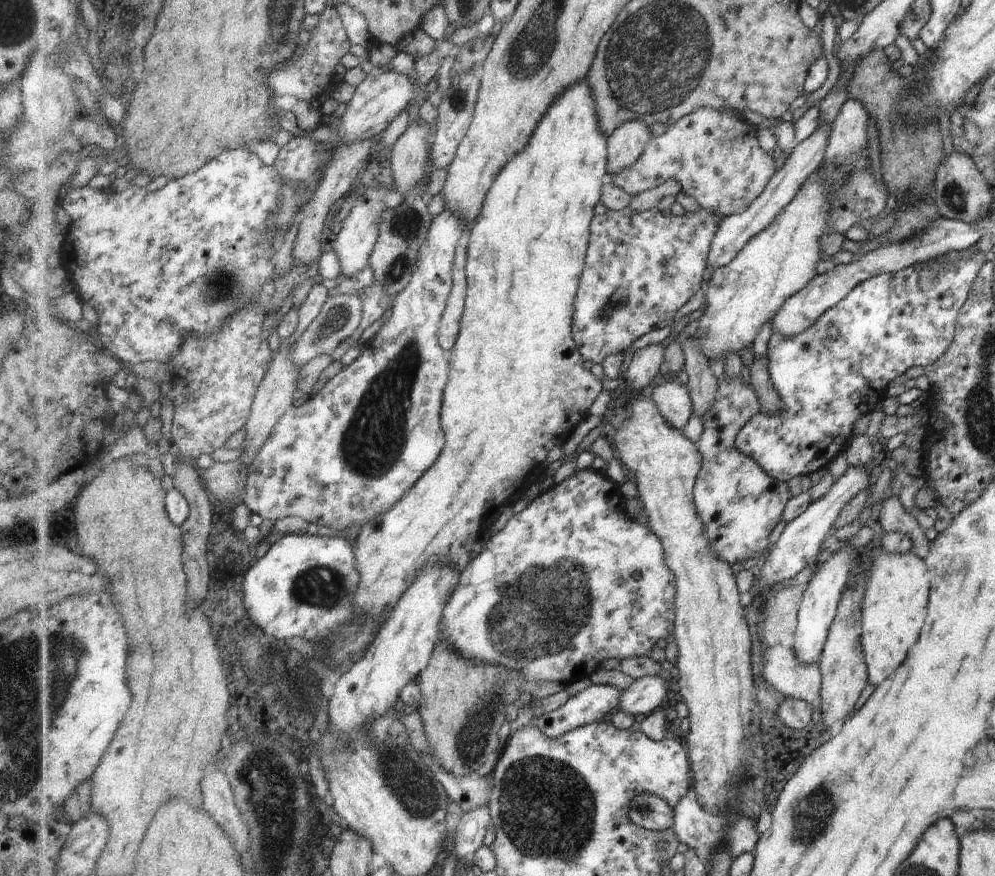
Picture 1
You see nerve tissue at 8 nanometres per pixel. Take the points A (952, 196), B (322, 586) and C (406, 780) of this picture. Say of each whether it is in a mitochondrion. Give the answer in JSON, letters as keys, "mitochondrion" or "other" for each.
{"A":"mitochondrion","B":"mitochondrion","C":"mitochondrion"}

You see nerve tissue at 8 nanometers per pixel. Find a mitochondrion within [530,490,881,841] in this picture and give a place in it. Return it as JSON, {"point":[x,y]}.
{"point":[644,807]}

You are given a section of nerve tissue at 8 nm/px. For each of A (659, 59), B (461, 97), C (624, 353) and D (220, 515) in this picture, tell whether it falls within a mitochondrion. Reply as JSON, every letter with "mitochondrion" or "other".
{"A":"mitochondrion","B":"mitochondrion","C":"other","D":"other"}

